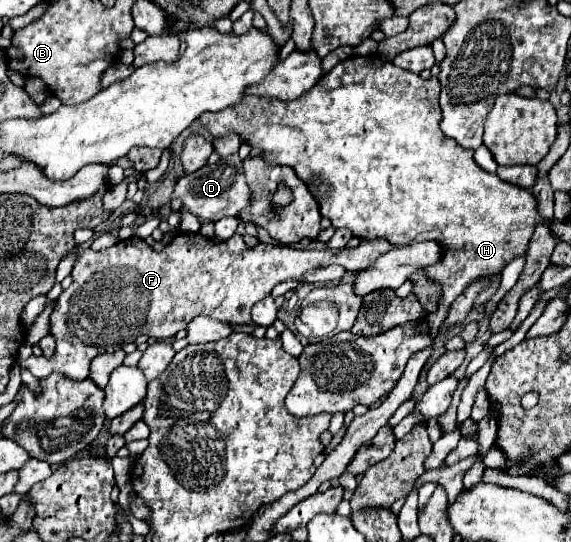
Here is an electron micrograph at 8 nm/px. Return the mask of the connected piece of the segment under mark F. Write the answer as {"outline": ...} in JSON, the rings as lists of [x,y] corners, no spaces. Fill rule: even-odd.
{"outline":[[[178,234],[174,240],[162,250],[156,252],[140,238],[128,238],[120,240],[118,244],[94,252],[92,248],[84,250],[72,268],[72,284],[68,290],[60,294],[56,300],[56,306],[50,314],[50,332],[56,338],[56,350],[52,358],[30,356],[26,360],[19,360],[22,368],[28,368],[34,378],[46,378],[54,372],[64,374],[72,380],[84,380],[88,376],[90,360],[102,352],[110,352],[116,348],[122,348],[128,342],[134,342],[140,334],[166,340],[172,338],[176,332],[184,330],[188,322],[192,322],[196,316],[208,316],[218,322],[228,324],[248,324],[250,310],[256,302],[264,300],[272,288],[286,280],[300,282],[302,276],[310,270],[316,270],[316,266],[330,266],[340,264],[350,272],[366,270],[378,256],[398,248],[396,244],[376,238],[376,240],[362,240],[356,248],[342,248],[338,254],[326,250],[302,250],[302,248],[290,248],[290,246],[274,246],[274,244],[256,244],[254,248],[248,248],[240,234],[234,234],[230,240],[214,244],[212,240],[200,236],[200,234]]]}

